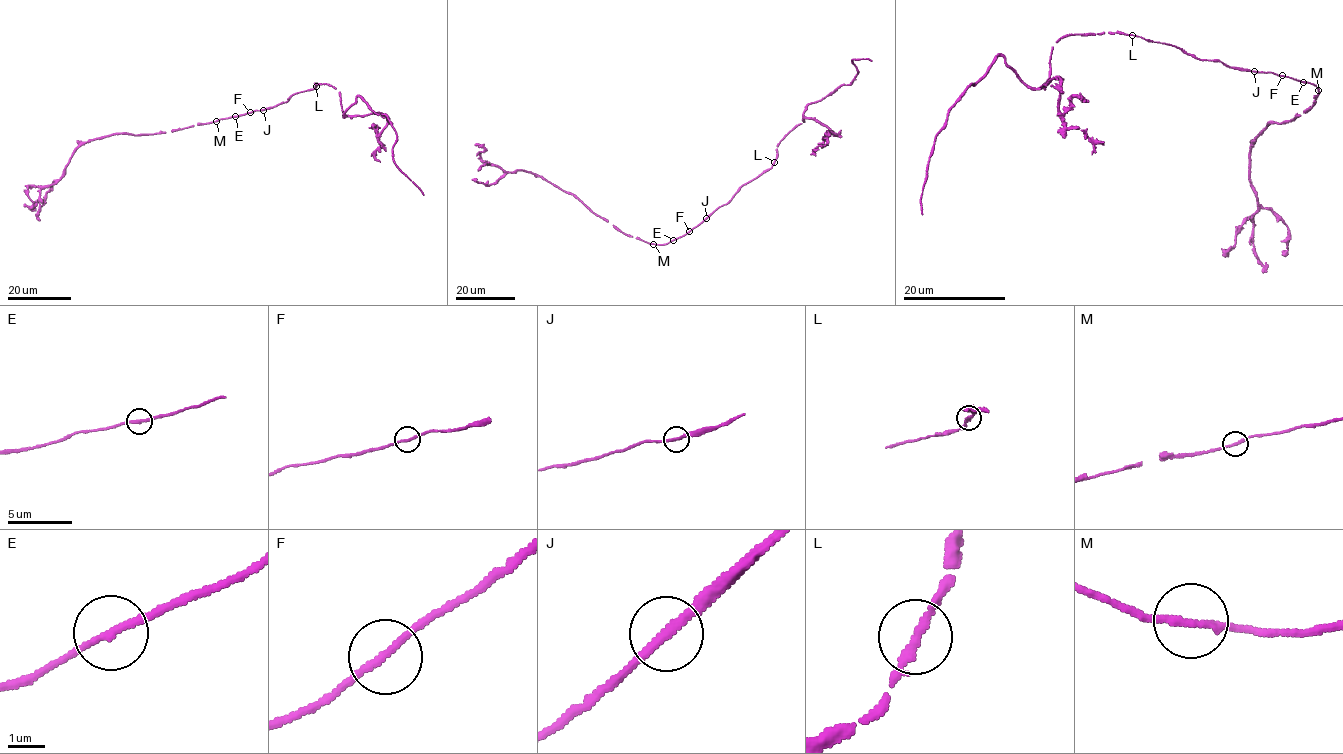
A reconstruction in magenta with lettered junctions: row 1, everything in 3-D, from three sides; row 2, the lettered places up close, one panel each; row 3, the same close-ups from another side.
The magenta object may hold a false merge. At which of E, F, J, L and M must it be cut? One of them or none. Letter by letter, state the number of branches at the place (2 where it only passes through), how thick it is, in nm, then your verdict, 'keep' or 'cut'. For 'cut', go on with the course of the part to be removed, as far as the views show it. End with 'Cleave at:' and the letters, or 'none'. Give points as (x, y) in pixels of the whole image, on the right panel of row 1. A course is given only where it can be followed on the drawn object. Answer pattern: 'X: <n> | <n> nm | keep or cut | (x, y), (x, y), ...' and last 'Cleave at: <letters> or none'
E: 2 | 180 nm | keep
F: 2 | 160 nm | keep
J: 2 | 200 nm | keep
L: 2 | 170 nm | keep
M: 2 | 180 nm | keep
Cleave at: none

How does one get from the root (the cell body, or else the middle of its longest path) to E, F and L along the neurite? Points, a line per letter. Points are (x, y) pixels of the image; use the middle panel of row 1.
E: (721, 206), (673, 240)
F: (721, 206), (690, 231)
L: (721, 206), (774, 162)

